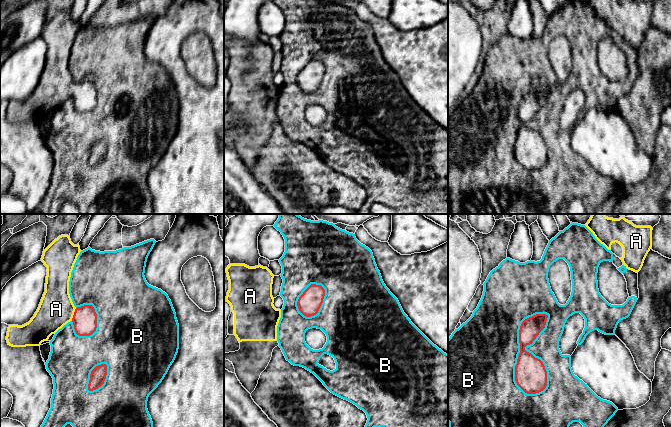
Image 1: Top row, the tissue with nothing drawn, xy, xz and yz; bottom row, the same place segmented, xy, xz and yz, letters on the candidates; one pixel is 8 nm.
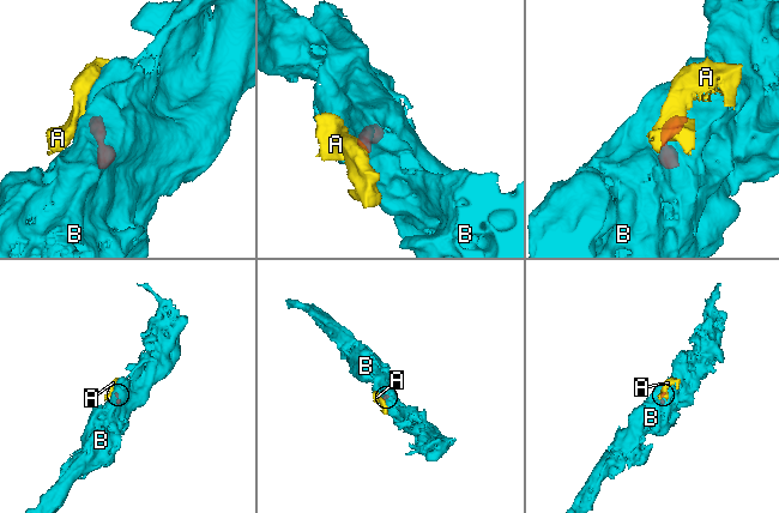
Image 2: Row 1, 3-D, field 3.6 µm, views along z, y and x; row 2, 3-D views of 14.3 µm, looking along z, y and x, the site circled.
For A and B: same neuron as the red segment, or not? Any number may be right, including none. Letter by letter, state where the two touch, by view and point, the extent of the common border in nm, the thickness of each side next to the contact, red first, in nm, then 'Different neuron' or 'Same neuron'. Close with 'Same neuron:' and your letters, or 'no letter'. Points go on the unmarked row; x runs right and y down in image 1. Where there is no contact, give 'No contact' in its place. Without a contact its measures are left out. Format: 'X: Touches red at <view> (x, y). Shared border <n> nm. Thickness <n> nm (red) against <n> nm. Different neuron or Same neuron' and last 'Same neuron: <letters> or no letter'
A: Touches red at xy (74, 90). Shared border 110 nm. Thickness 190 nm (red) against 280 nm. Same neuron
B: Touches red at yz (520, 123). Shared border 650 nm. Thickness 260 nm (red) against 480 nm. Different neuron
Same neuron: A

